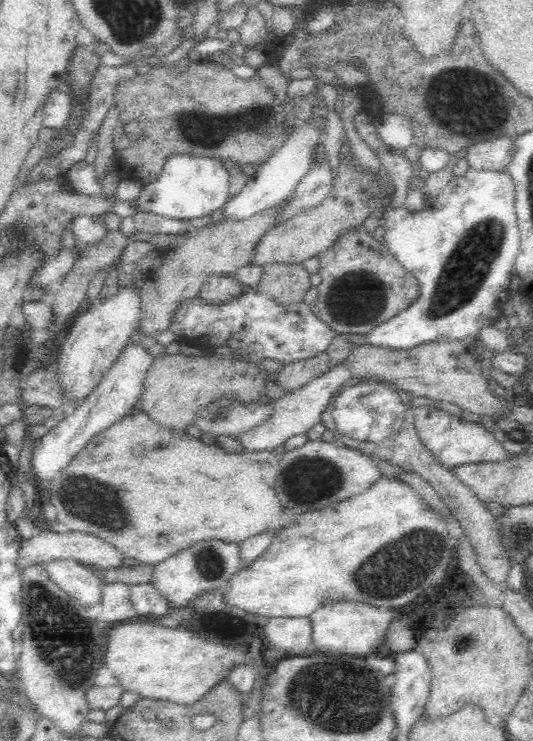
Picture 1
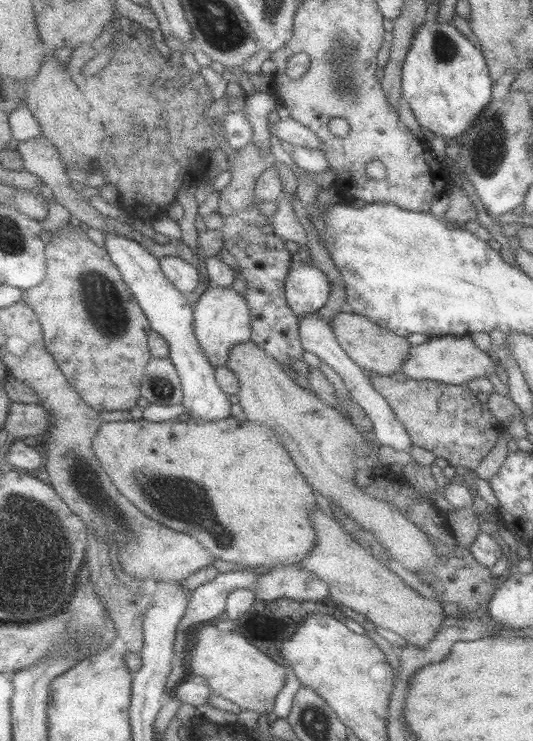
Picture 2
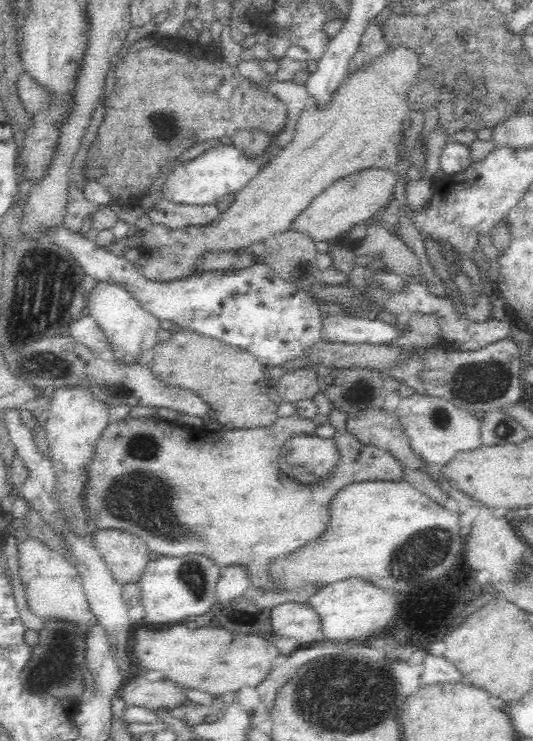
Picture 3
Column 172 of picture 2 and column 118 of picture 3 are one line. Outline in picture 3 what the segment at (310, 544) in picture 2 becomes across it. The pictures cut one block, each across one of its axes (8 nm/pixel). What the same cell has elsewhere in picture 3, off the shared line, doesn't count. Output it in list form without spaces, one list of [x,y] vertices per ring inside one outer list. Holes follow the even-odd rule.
[[[332,408],[327,416],[330,424],[336,428],[336,434],[334,434],[334,442],[338,451],[338,460],[336,464],[321,477],[318,477],[313,483],[302,483],[296,479],[287,478],[279,465],[279,450],[283,445],[283,442],[292,435],[295,434],[312,434],[315,432],[315,422],[313,419],[304,418],[302,416],[292,417],[280,417],[276,422],[269,424],[266,427],[260,427],[255,429],[224,429],[220,428],[218,432],[212,430],[210,436],[208,432],[202,427],[196,431],[191,426],[185,426],[177,422],[168,422],[167,420],[161,420],[158,417],[148,416],[145,418],[131,418],[127,417],[124,420],[111,420],[109,425],[106,426],[102,436],[98,438],[96,452],[94,454],[94,460],[90,462],[90,470],[88,470],[88,490],[86,490],[86,505],[89,506],[90,514],[96,518],[96,525],[101,529],[117,528],[122,530],[128,530],[140,538],[146,541],[146,545],[149,546],[150,552],[157,552],[161,556],[186,556],[188,554],[201,554],[206,558],[209,558],[214,564],[220,568],[225,569],[226,566],[240,566],[246,570],[246,578],[248,584],[253,589],[268,590],[268,592],[276,592],[280,590],[272,578],[272,572],[270,572],[270,566],[280,560],[280,558],[286,558],[286,556],[292,556],[296,554],[302,546],[306,546],[308,542],[320,538],[328,524],[330,524],[330,512],[332,512],[332,501],[334,496],[342,490],[345,486],[352,484],[353,482],[364,481],[379,481],[379,480],[400,480],[403,479],[403,469],[400,462],[395,456],[392,456],[388,451],[378,448],[378,446],[372,446],[360,442],[352,433],[348,432],[346,428],[346,415],[342,414],[340,410]],[[198,438],[200,440],[220,440],[216,444],[216,450],[200,450],[198,448]]]

